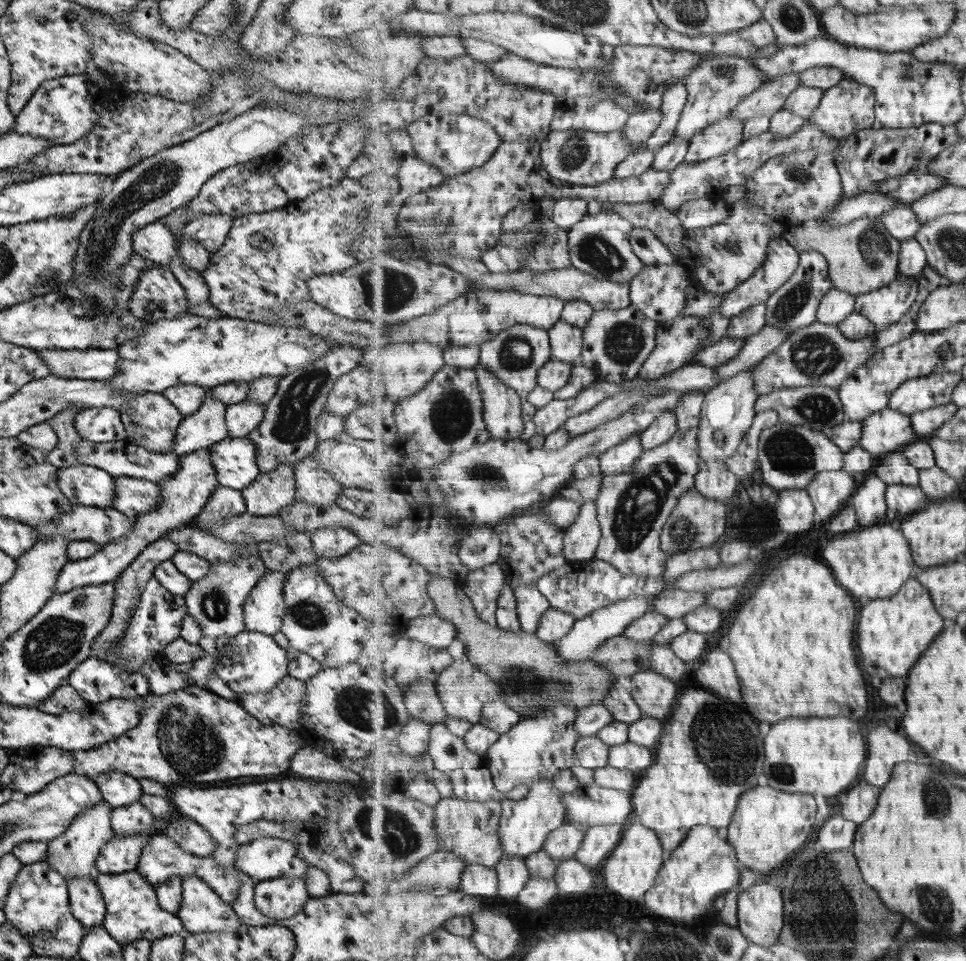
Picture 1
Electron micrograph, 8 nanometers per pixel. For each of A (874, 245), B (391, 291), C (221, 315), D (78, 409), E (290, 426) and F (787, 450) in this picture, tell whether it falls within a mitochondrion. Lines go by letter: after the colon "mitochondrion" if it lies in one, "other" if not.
A: mitochondrion
B: mitochondrion
C: other
D: other
E: mitochondrion
F: mitochondrion

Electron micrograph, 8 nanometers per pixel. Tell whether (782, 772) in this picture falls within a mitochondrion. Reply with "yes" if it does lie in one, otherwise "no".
yes

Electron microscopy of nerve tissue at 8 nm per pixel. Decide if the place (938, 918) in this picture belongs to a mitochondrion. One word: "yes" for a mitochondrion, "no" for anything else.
yes

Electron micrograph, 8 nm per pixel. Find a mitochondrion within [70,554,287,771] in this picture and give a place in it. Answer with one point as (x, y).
(215, 602)

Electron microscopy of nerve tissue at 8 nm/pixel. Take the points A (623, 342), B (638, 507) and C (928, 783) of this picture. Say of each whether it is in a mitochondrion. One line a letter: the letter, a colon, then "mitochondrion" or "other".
A: mitochondrion
B: mitochondrion
C: mitochondrion

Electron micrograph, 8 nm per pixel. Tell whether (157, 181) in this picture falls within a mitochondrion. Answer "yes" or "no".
yes

